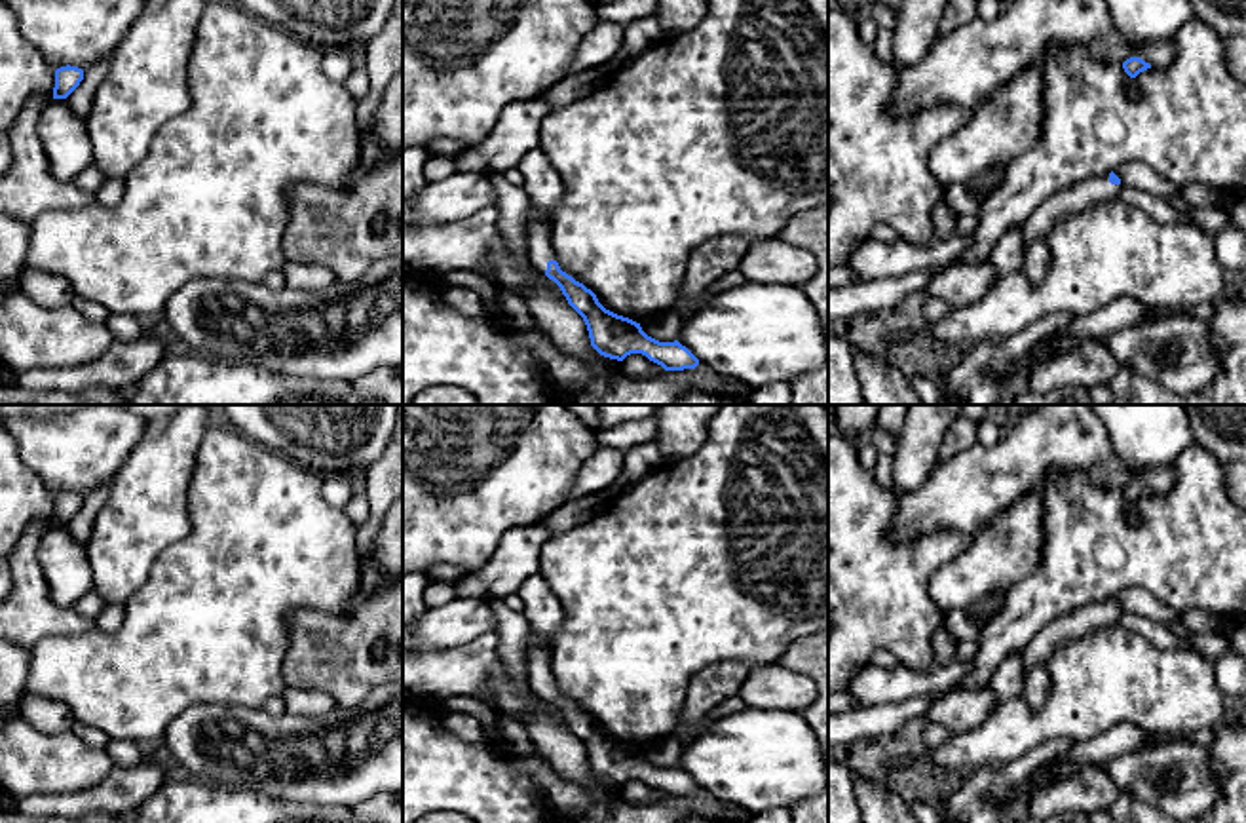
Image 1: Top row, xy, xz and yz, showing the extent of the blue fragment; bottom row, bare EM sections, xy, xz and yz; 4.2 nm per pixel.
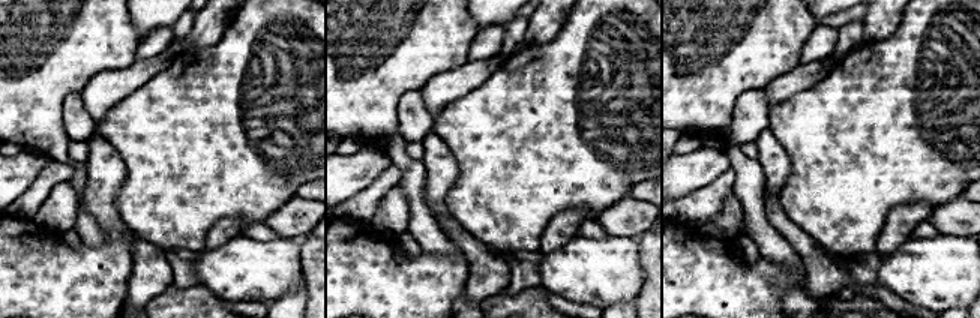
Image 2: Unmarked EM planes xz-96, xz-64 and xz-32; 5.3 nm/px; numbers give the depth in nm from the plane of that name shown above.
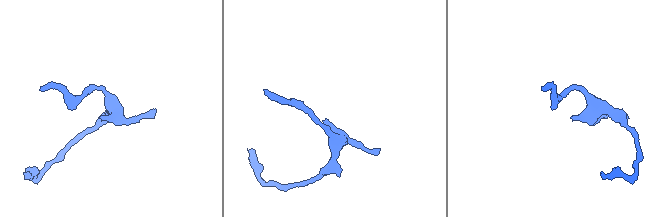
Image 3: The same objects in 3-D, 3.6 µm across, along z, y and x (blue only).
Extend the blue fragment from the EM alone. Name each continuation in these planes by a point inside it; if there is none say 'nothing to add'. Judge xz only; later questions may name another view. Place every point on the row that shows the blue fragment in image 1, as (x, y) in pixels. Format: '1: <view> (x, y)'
1: xz (538, 232)

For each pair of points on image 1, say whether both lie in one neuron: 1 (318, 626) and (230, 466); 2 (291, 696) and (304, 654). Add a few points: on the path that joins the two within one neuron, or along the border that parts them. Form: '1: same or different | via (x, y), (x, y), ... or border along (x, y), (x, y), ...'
1: different | border along (344, 614), (297, 611), (289, 618), (285, 649)
2: different | border along (289, 687), (320, 689), (335, 706)

